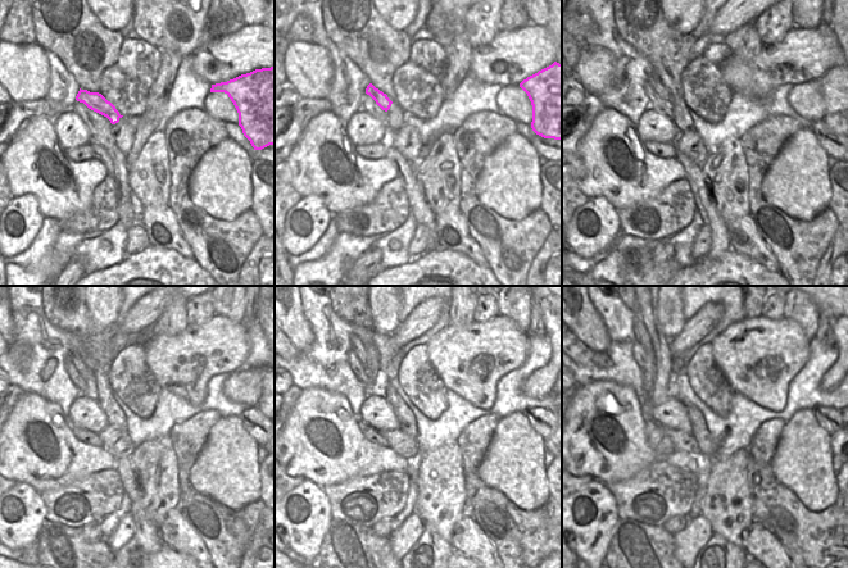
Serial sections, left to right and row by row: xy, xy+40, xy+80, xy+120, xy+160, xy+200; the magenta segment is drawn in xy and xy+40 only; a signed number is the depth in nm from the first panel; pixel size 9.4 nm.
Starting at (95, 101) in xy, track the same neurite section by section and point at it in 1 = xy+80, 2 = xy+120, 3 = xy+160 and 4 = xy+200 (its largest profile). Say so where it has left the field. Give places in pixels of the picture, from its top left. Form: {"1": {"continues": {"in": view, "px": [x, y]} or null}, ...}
{"1": {"continues": {"in": "xy+80", "px": [658, 86]}}, "2": {"continues": {"in": "xy+120", "px": [82, 369]}}, "3": {"continues": {"in": "xy+160", "px": [357, 345]}}, "4": {"continues": {"in": "xy+200", "px": [642, 336]}}}

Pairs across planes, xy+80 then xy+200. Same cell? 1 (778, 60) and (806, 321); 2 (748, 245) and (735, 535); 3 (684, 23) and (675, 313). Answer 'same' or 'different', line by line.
1: different
2: different
3: same

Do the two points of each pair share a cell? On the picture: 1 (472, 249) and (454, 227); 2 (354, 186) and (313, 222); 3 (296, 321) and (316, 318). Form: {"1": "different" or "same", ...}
{"1": "same", "2": "different", "3": "different"}

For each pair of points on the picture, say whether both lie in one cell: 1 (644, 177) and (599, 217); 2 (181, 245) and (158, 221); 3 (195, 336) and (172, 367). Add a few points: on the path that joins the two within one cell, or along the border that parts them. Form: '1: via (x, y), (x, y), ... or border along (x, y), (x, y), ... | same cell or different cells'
1: border along (589, 198), (603, 196), (616, 210) | different cells
2: via (175, 239), (164, 225) | same cell
3: via (191, 344), (178, 359) | same cell

